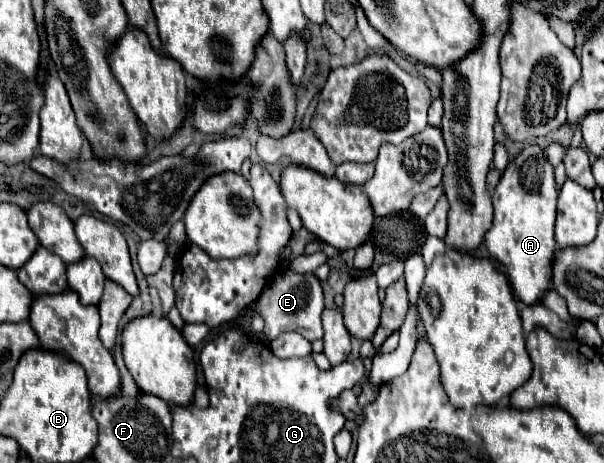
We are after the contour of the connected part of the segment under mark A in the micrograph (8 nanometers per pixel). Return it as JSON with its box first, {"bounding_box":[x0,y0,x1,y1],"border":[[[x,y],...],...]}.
{"bounding_box":[486,146,558,304],"border":[[[528,146],[506,166],[492,198],[494,222],[486,234],[486,246],[490,254],[506,266],[514,294],[524,304],[536,304],[550,288],[550,264],[556,252],[556,198],[558,188],[554,182],[554,166],[540,146]]]}

